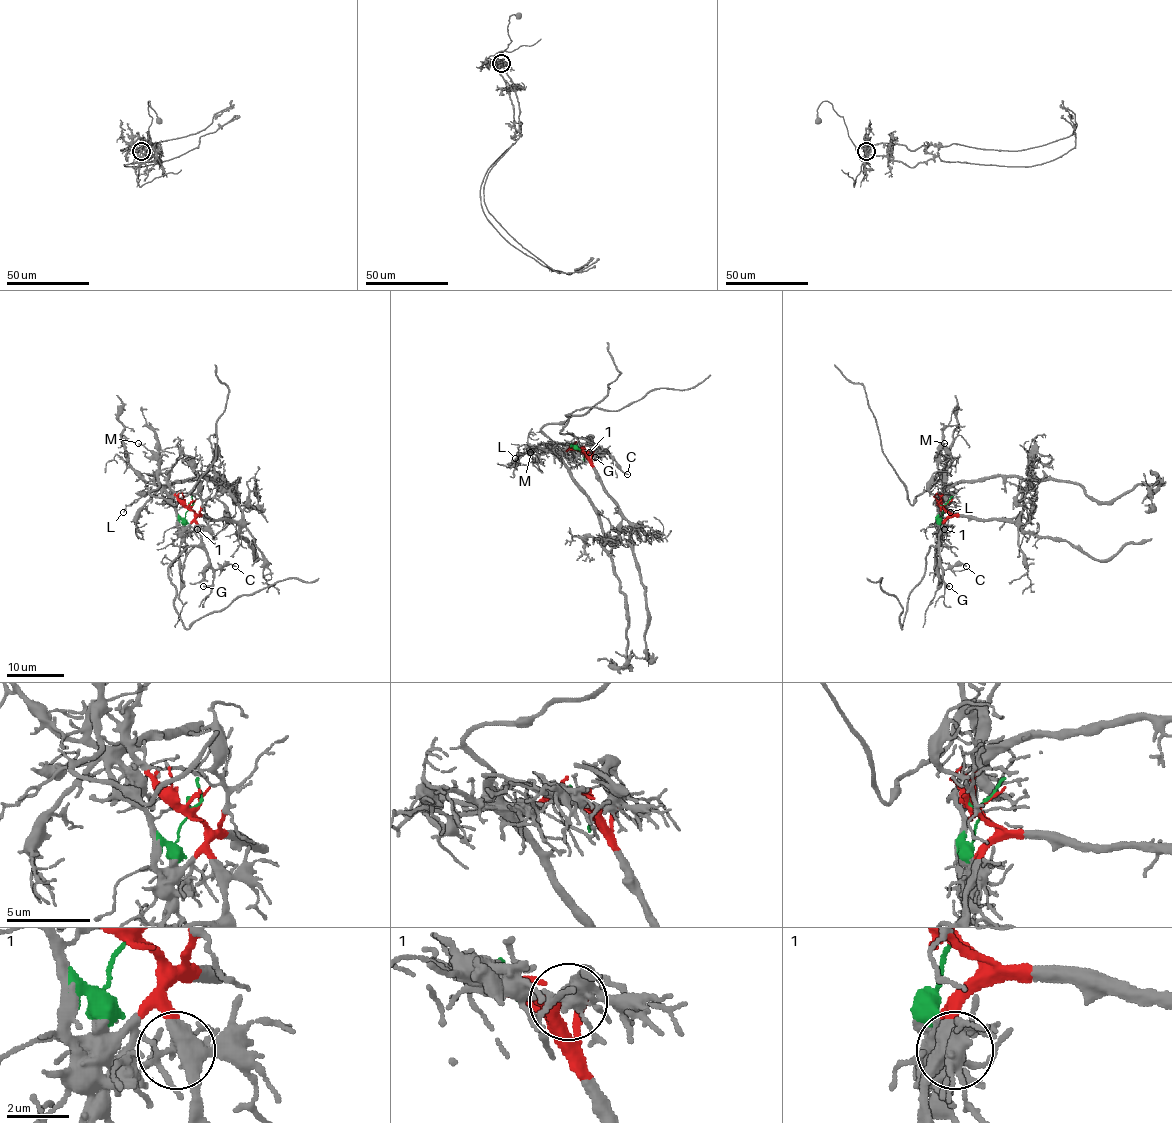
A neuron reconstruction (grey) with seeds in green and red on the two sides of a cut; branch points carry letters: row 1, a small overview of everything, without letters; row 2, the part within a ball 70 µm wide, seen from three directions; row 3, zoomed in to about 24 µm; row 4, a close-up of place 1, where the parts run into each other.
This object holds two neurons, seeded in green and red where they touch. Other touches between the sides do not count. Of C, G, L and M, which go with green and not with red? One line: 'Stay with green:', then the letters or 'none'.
Stay with green: L, M

